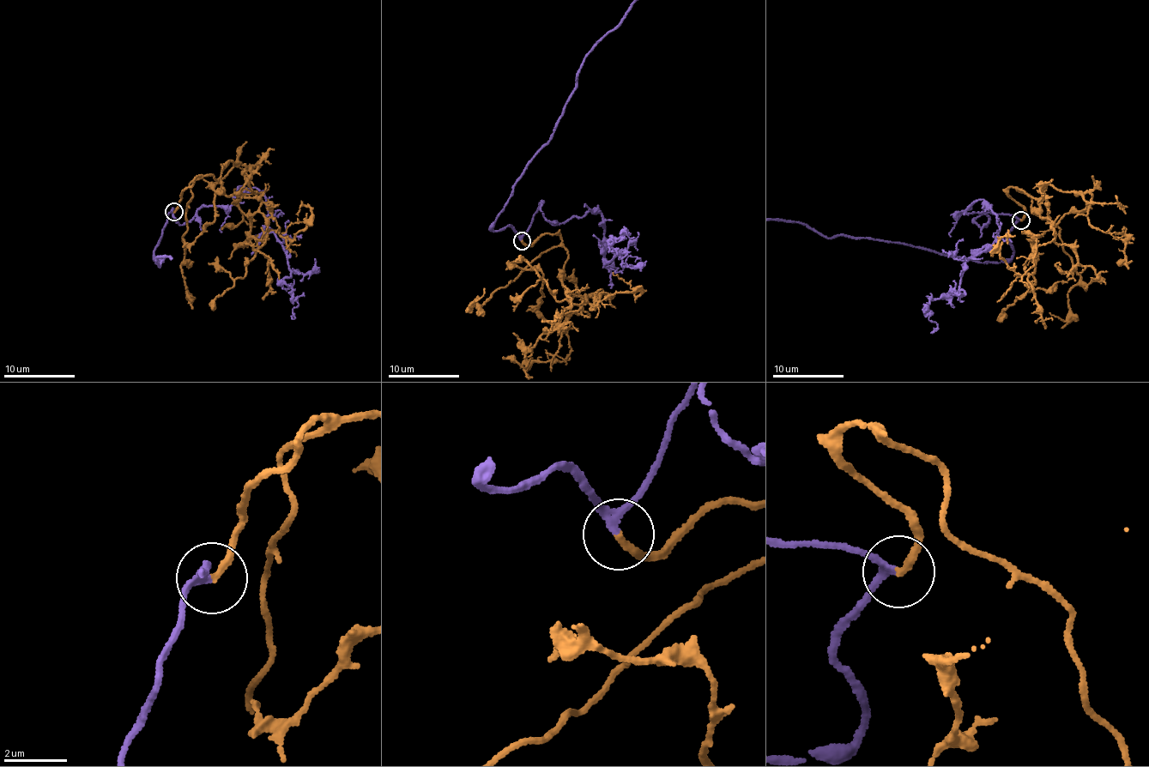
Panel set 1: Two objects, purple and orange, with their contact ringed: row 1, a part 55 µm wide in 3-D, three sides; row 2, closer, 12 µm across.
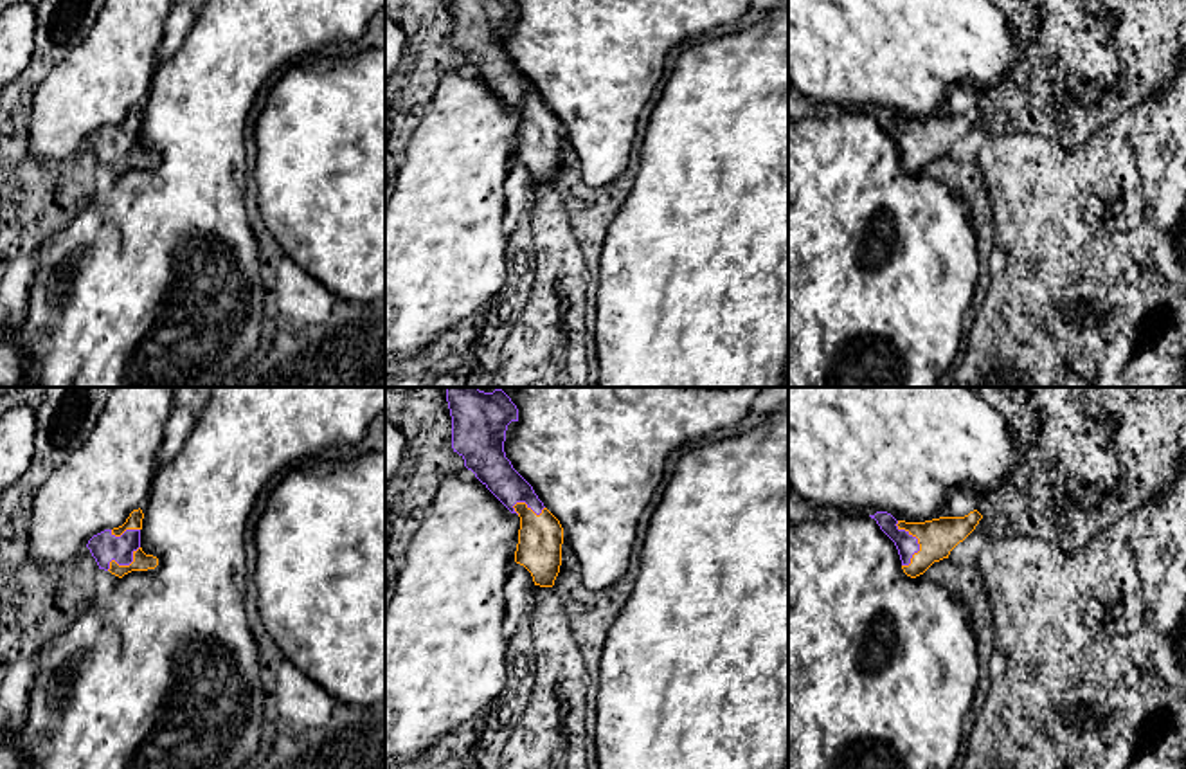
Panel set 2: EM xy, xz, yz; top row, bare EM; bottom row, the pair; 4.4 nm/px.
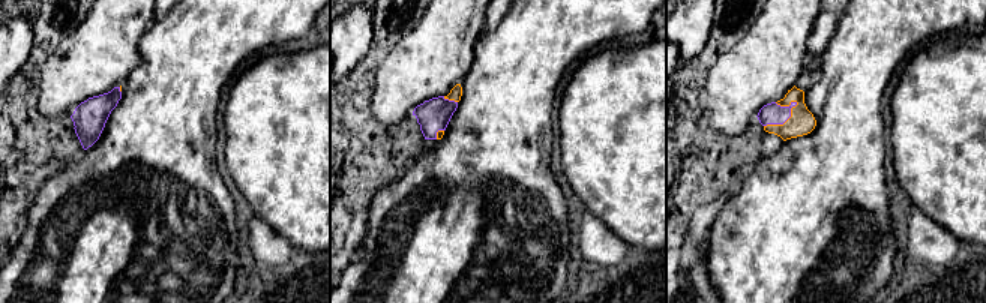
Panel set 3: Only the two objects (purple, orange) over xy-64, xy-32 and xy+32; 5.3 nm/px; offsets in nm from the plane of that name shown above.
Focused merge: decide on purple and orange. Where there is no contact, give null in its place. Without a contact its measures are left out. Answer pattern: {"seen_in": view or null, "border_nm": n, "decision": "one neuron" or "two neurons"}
{"seen_in": "yz", "border_nm": 220, "decision": "one neuron"}

